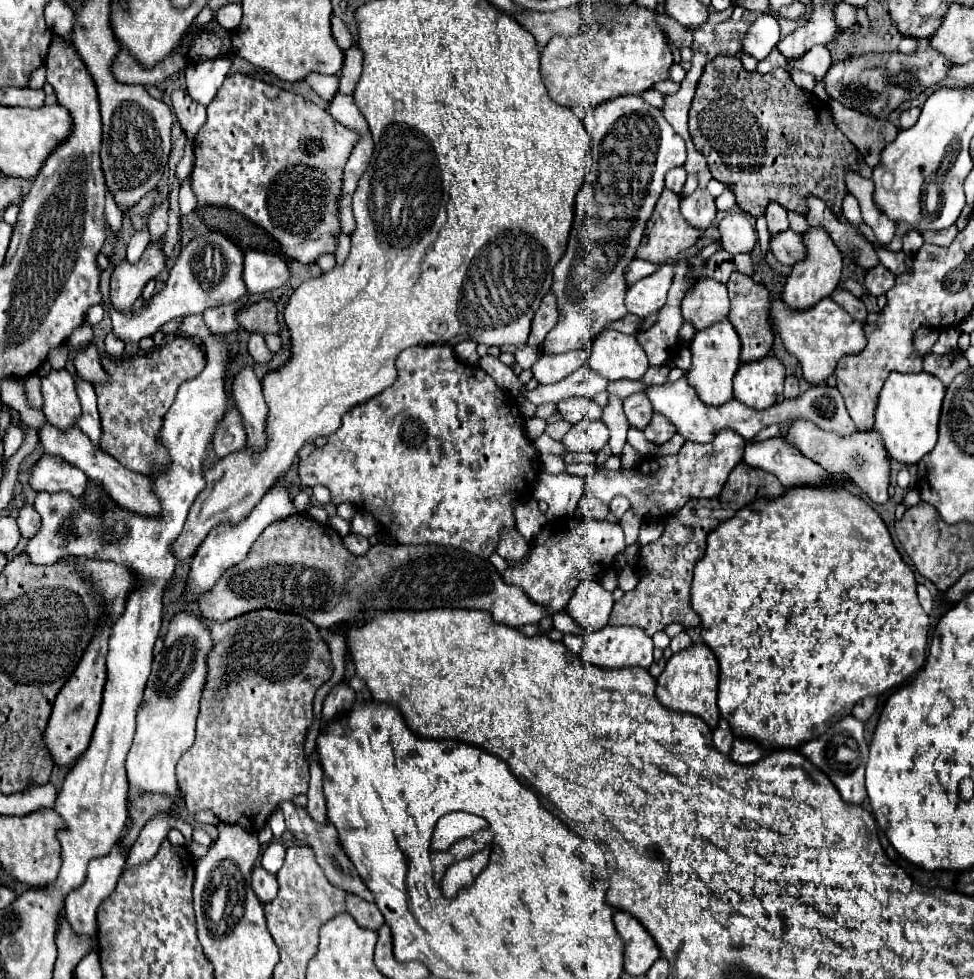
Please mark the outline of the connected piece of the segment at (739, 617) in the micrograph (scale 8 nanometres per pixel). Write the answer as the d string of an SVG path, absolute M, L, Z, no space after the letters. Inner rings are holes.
M843 476L839 478L843 480L841 486L831 484L827 488L793 488L777 500L759 500L759 510L755 506L741 508L733 518L725 520L715 532L709 534L705 556L695 564L691 606L701 616L701 638L713 650L719 662L719 712L729 722L735 738L751 738L767 750L783 746L799 748L807 740L815 740L815 736L821 736L835 720L849 716L859 700L867 696L879 696L905 684L925 664L929 616L923 612L917 600L915 576L893 546L891 534L881 516L859 496L851 496L853 484Z

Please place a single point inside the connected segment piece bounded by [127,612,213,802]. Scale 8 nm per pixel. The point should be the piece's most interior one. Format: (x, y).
(166, 719)

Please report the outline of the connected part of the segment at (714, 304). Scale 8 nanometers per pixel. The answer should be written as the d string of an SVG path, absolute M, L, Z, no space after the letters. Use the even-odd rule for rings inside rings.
M699 278L683 300L683 316L687 322L691 322L695 332L725 320L729 316L727 288L713 278Z

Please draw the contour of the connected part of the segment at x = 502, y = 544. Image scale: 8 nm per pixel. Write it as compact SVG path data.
M517 528L503 530L503 532L501 532L499 546L497 546L497 554L499 554L505 562L519 564L521 560L527 558L527 554L529 554L529 544L527 544L525 538L517 532Z

